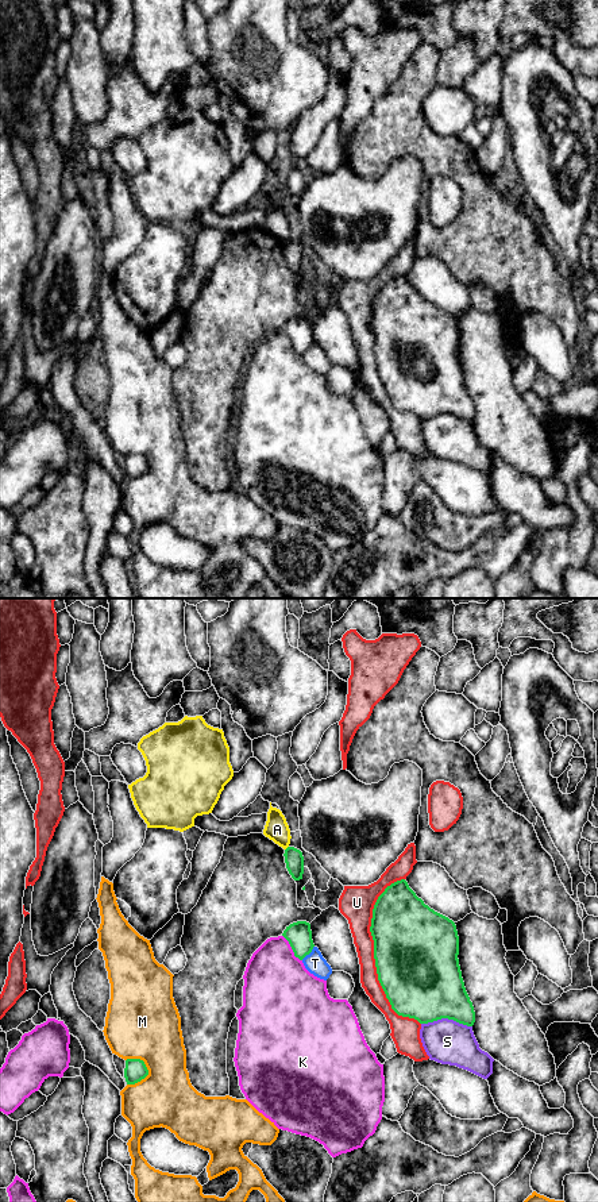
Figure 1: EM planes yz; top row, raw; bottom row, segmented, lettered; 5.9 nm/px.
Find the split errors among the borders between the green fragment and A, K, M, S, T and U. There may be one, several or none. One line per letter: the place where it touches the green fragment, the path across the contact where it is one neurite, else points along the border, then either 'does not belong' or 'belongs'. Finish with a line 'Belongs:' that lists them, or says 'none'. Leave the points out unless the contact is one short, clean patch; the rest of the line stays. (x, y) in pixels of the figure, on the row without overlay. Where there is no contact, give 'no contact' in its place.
A: meets green in yz at (286, 243); border along yz (288, 241), (285, 245); does not belong
K: meets green in yz at (292, 343); does not belong
M: meets green in yz at (145, 472); does not belong
S: meets green in yz at (447, 412); does not belong
T: meets green in yz at (308, 349); does not belong
U: meets green in yz at (374, 350); does not belong
Belongs: none

